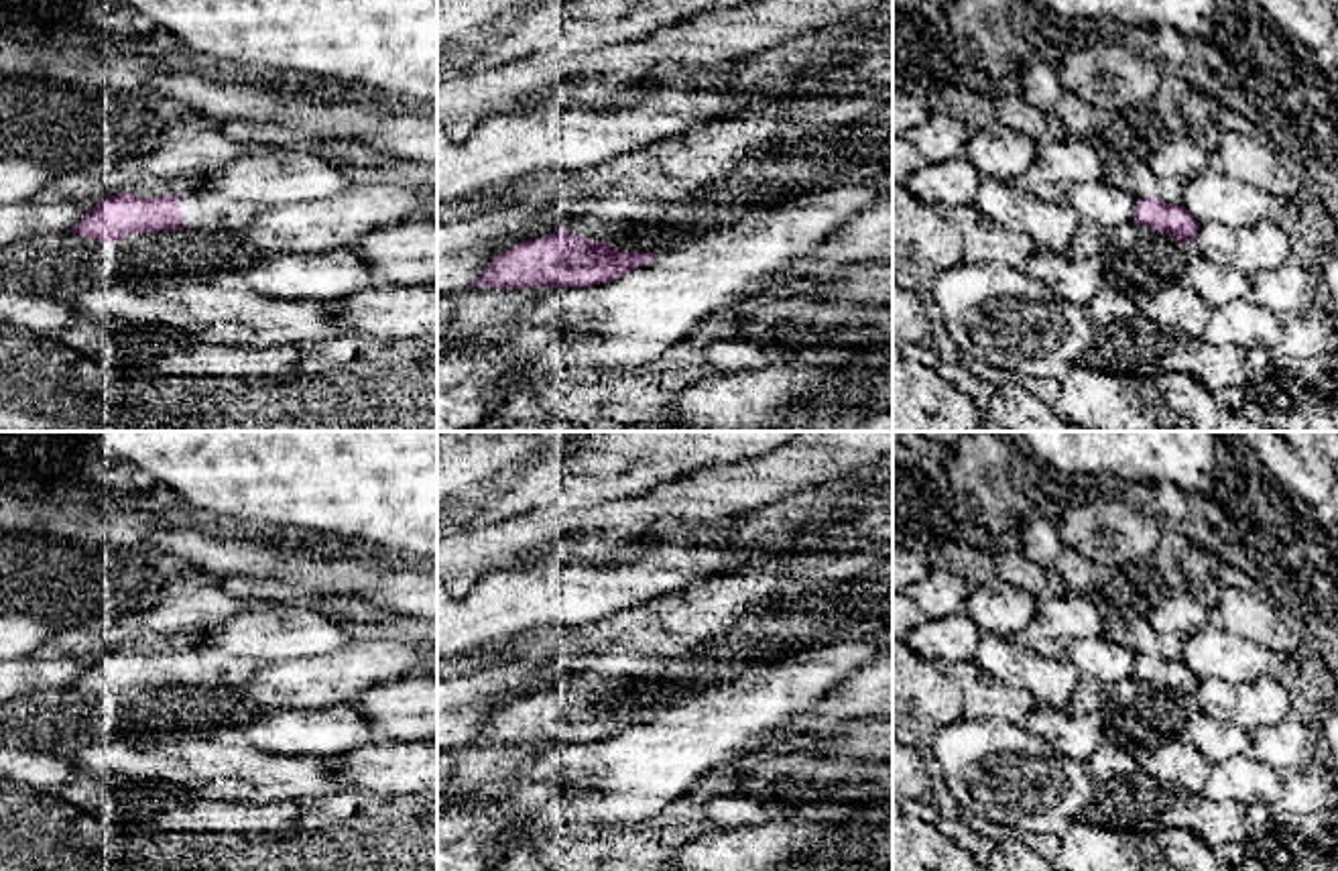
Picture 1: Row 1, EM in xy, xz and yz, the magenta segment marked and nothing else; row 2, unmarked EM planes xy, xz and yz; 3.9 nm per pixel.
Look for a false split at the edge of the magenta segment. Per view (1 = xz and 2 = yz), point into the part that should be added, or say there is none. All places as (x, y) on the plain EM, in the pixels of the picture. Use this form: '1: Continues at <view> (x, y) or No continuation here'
1: No continuation here
2: No continuation here

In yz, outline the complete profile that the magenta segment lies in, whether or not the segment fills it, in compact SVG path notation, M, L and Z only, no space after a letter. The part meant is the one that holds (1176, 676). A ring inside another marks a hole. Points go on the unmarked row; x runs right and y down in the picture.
M1159 651L1149 655L1139 653L1135 657L1133 678L1165 688L1183 702L1192 700L1200 686L1200 680L1183 661L1171 661Z

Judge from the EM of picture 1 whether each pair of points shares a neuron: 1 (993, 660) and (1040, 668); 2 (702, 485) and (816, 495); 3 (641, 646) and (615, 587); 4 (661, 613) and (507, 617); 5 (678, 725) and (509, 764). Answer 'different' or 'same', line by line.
1: same
2: different
3: different
4: different
5: different

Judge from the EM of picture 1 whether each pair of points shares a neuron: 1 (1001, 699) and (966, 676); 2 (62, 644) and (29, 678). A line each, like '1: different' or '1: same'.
1: same
2: different

